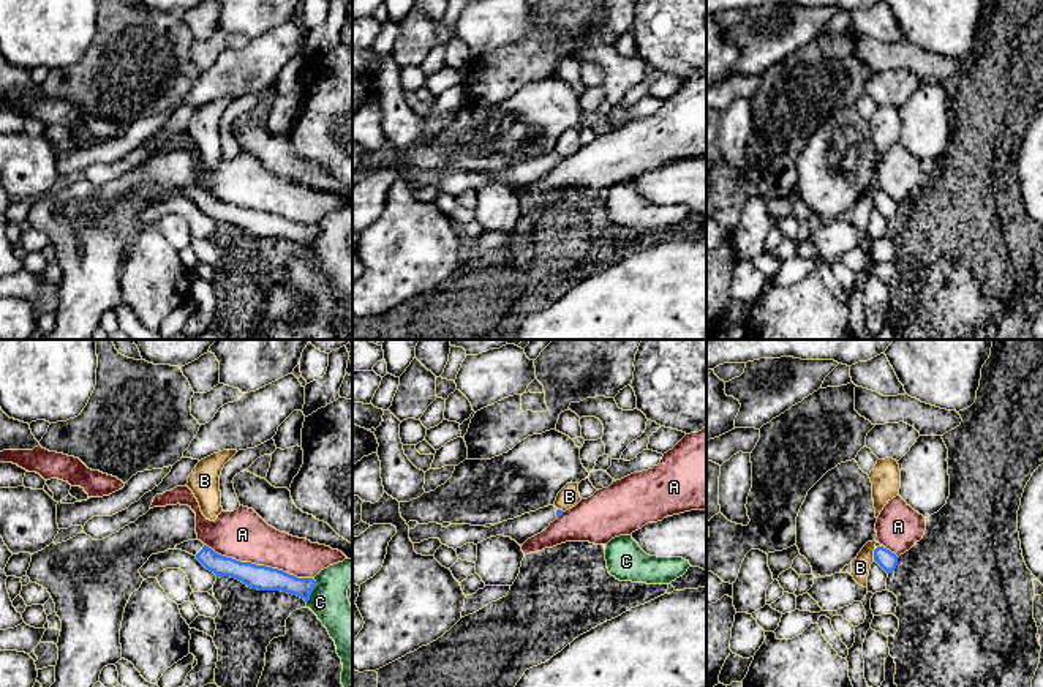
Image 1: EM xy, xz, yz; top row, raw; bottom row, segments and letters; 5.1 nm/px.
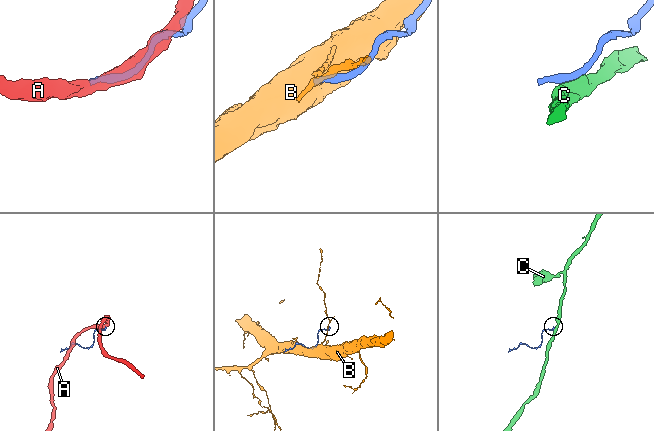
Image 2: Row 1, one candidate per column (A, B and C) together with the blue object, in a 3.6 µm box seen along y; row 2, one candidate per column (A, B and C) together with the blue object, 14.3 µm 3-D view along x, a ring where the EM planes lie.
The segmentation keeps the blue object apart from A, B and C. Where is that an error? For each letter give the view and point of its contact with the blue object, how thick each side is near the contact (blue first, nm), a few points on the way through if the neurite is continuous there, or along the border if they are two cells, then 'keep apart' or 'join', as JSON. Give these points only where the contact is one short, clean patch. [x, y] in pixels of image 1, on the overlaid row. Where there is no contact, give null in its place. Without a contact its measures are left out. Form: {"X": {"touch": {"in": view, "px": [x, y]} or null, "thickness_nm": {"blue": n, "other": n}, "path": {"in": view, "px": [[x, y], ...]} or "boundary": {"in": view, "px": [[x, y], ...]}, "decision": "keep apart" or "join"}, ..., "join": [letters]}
{"A": {"touch": {"in": "xy", "px": [258, 566]}, "thickness_nm": {"blue": 130, "other": 260}, "decision": "keep apart"}, "B": {"touch": {"in": "yz", "px": [874, 555]}, "thickness_nm": {"blue": 90, "other": 100}, "decision": "keep apart"}, "C": {"touch": {"in": "xy", "px": [312, 589]}, "thickness_nm": {"blue": 130, "other": 200}, "boundary": {"in": "xy", "px": [[313, 578], [315, 588], [307, 602]]}, "decision": "keep apart"}, "join": []}

